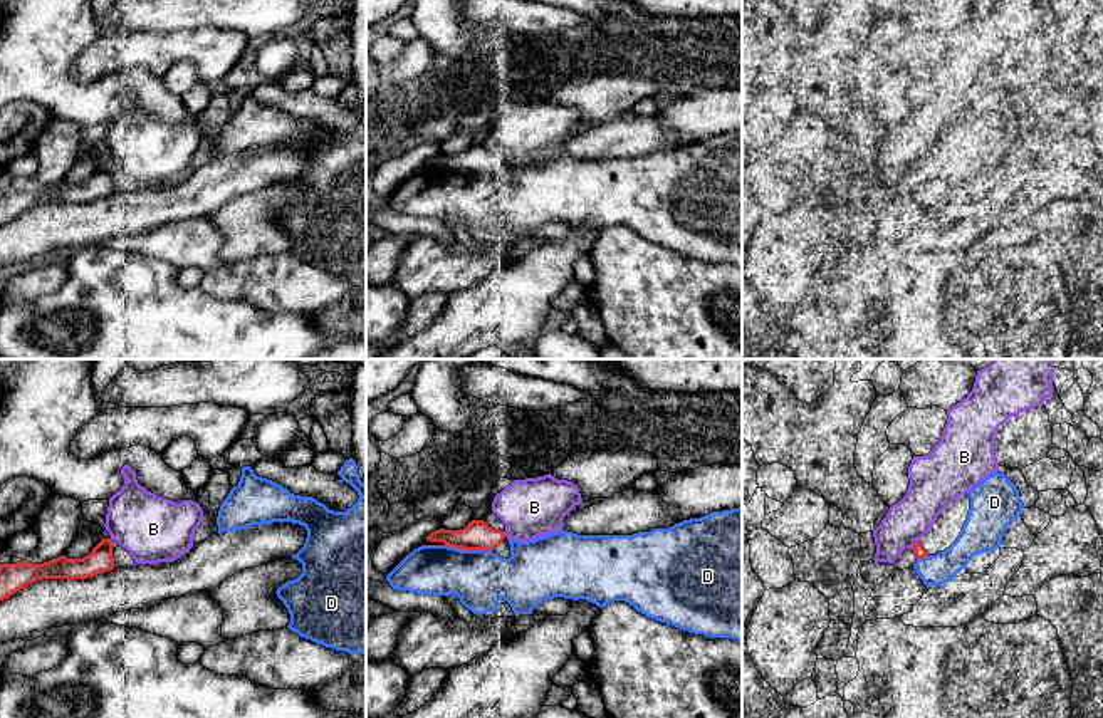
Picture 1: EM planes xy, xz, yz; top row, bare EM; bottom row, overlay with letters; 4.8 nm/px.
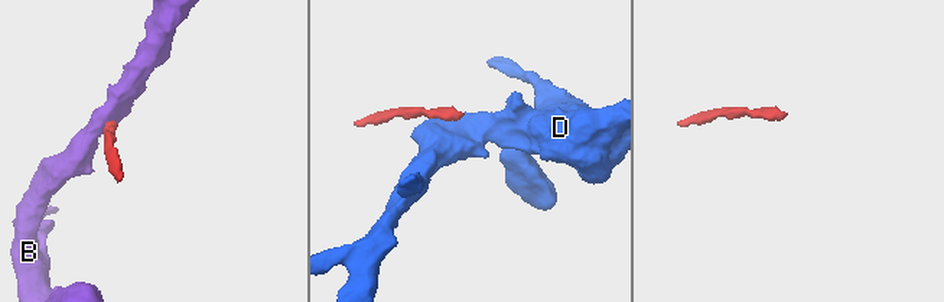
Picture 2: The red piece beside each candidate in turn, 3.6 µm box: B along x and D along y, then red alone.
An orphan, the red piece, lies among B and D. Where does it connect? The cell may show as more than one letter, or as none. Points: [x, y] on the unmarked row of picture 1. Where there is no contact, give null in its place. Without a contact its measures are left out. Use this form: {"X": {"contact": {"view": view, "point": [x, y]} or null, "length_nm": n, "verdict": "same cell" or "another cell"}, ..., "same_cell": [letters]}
{"B": {"contact": {"view": "yz", "point": [915, 168]}, "length_nm": 70, "verdict": "another cell"}, "D": {"contact": {"view": "xz", "point": [469, 173]}, "length_nm": 220, "verdict": "another cell"}, "same_cell": []}

